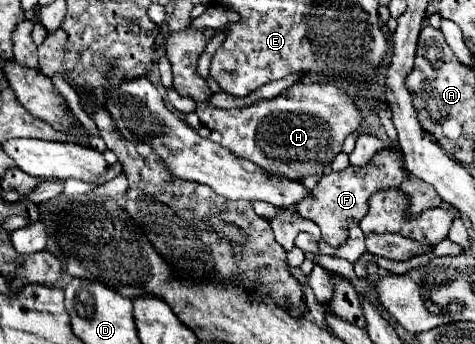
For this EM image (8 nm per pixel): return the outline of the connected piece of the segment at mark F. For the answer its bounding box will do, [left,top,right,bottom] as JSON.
[294,149,442,247]

